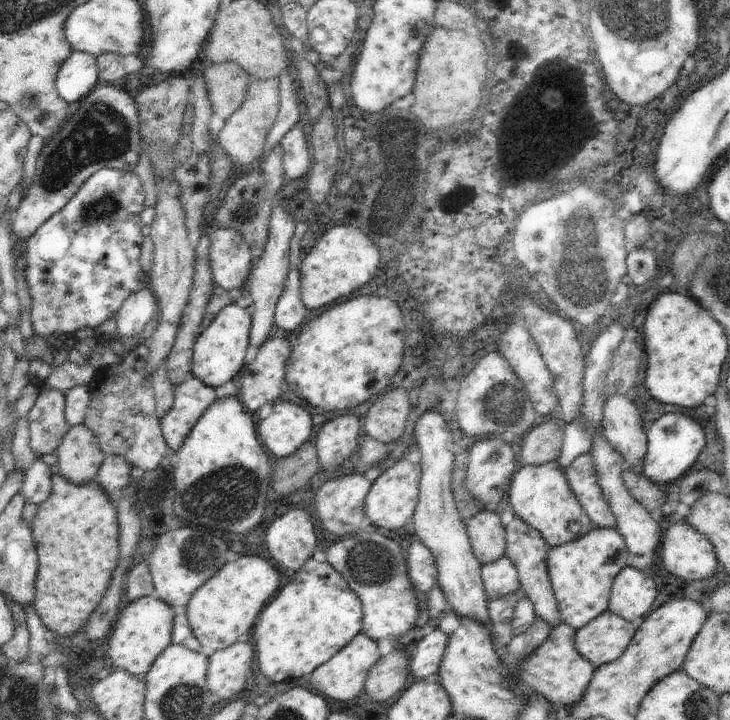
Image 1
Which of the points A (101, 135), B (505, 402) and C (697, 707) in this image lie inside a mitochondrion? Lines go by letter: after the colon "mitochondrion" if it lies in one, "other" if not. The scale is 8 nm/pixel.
A: mitochondrion
B: mitochondrion
C: mitochondrion

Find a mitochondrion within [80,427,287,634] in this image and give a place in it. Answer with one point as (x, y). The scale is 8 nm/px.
(240, 488)

